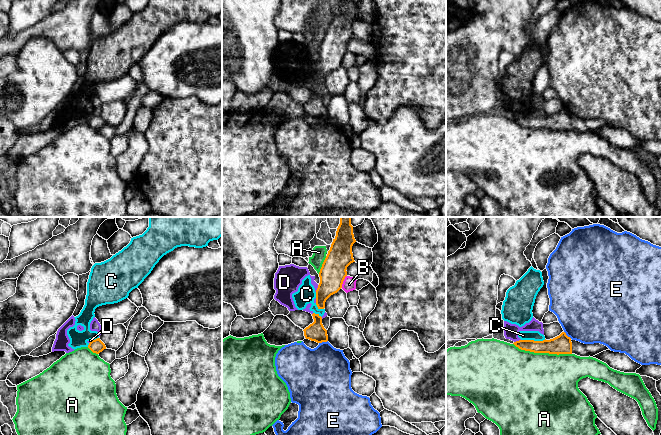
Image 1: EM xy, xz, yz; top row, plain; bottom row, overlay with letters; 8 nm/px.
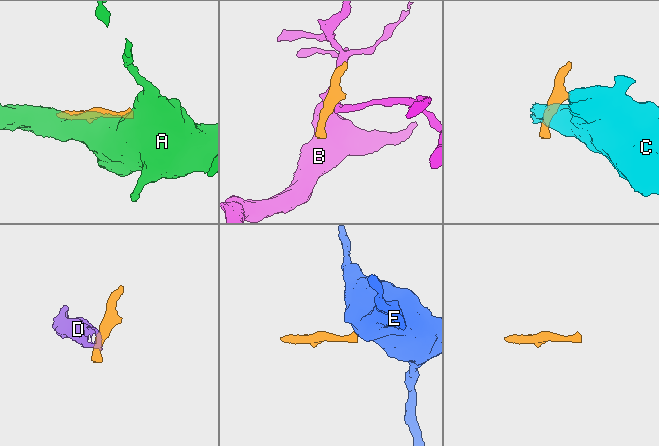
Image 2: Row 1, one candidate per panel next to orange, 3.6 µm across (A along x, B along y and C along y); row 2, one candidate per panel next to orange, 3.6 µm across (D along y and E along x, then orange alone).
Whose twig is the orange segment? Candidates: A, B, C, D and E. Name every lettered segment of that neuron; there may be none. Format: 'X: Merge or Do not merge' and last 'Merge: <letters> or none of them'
A: Do not merge
B: Do not merge
C: Do not merge
D: Do not merge
E: Do not merge
Merge: none of them

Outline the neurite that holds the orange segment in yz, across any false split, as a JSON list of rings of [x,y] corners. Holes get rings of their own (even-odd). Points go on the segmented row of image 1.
[[[562,332],[559,336],[550,340],[519,340],[513,344],[521,350],[534,353],[549,353],[557,355],[575,354],[580,357],[593,357],[603,351],[610,350],[607,346],[600,343],[584,344],[572,340],[565,332]]]

